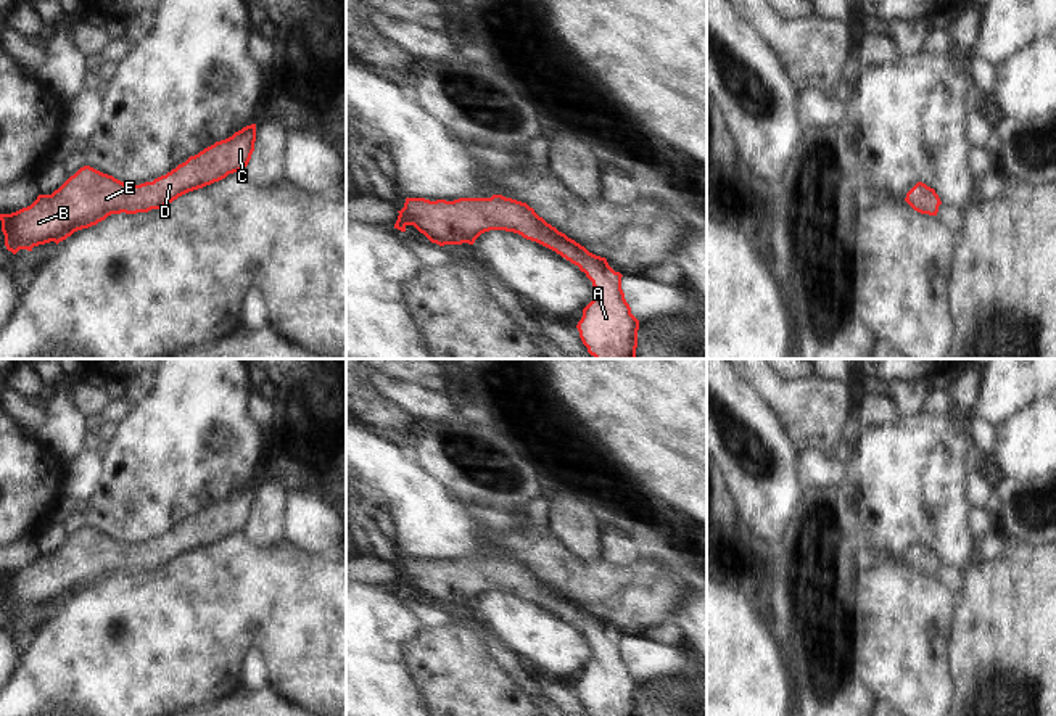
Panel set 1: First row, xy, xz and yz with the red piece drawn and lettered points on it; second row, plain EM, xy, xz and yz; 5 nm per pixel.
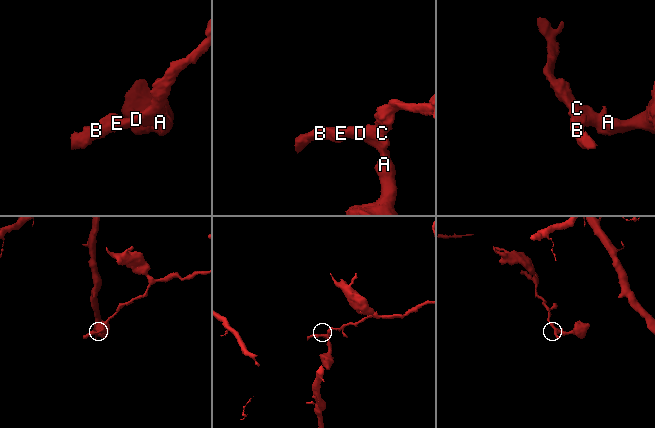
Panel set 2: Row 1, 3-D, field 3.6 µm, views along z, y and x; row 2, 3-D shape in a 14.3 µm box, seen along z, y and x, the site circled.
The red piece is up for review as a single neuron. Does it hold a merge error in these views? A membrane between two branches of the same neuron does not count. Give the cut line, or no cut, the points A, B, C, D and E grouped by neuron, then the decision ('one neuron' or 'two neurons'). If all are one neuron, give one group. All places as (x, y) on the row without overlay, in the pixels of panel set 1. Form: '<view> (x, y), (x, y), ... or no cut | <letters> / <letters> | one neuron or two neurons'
no cut | A B C D E | one neuron

